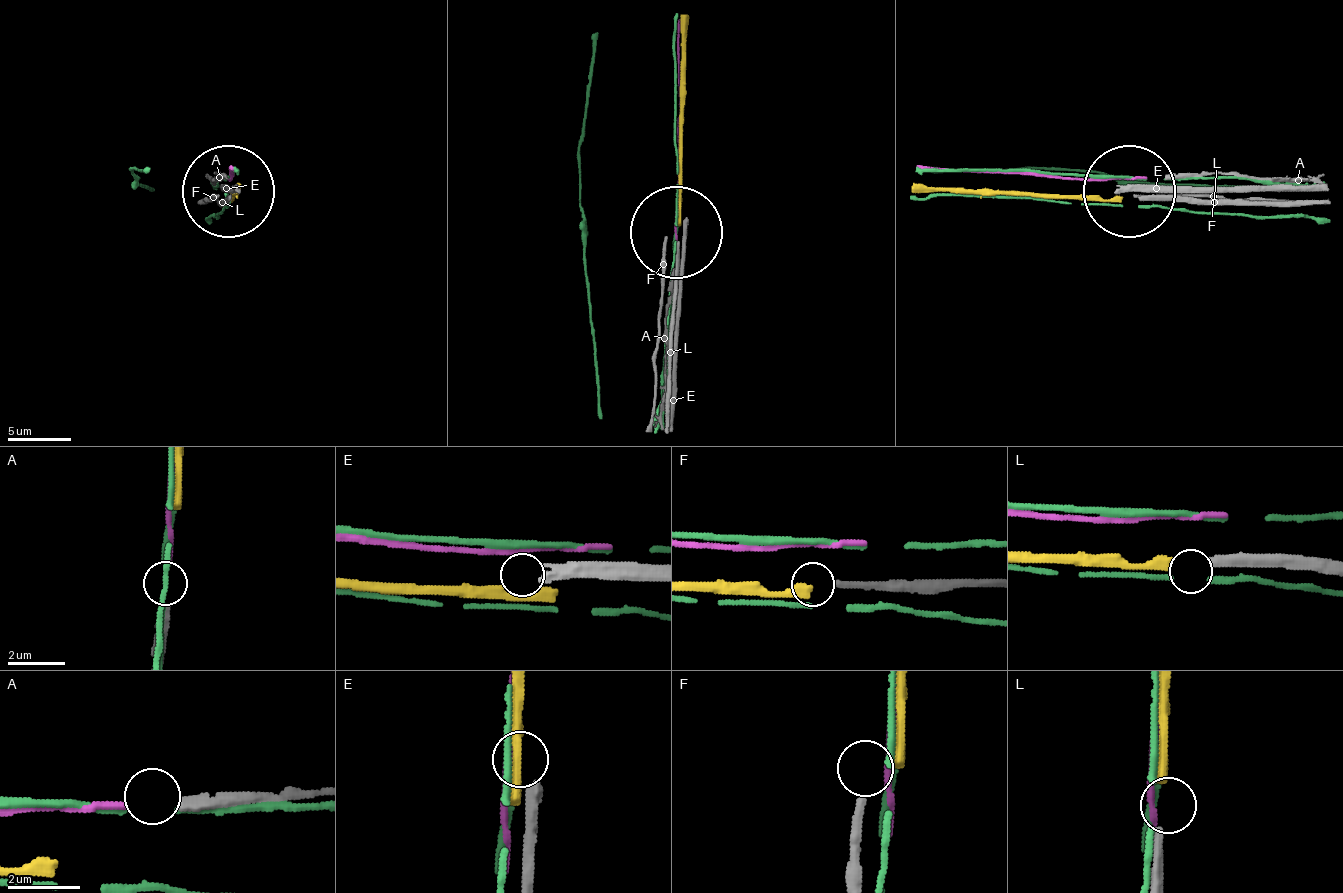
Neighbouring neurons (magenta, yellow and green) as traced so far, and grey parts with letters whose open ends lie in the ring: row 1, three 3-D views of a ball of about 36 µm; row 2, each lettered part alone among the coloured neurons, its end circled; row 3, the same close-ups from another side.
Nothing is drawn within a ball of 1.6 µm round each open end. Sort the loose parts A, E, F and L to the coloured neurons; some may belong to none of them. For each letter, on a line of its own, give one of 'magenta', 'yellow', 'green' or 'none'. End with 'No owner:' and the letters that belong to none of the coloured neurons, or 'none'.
A: magenta
E: none
F: none
L: yellow
No owner: E, F

